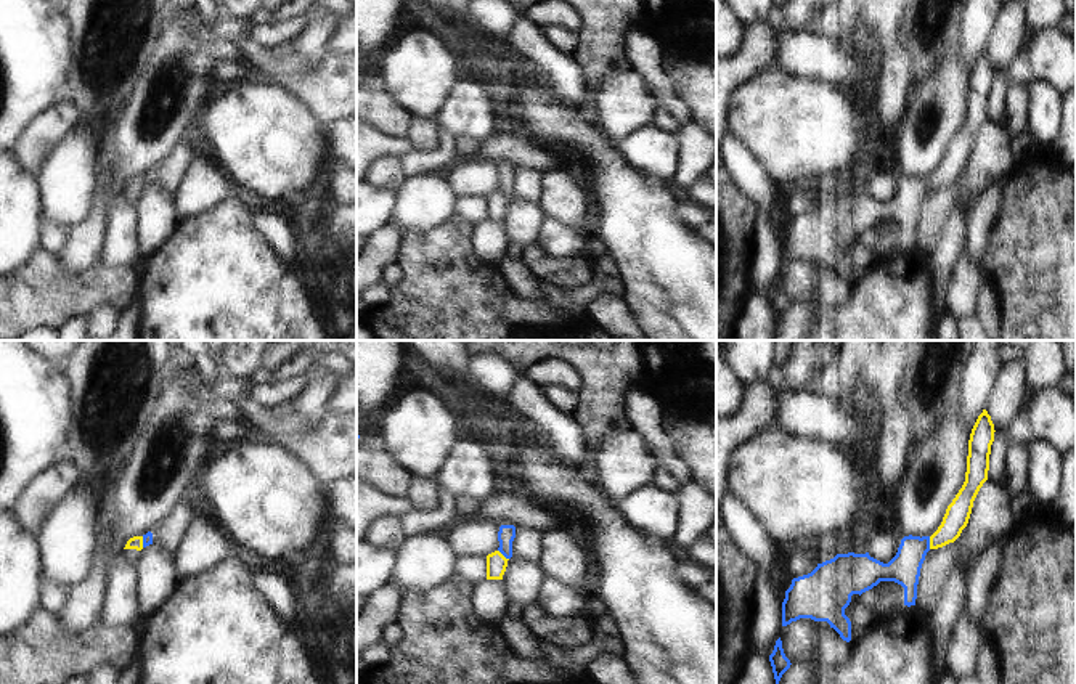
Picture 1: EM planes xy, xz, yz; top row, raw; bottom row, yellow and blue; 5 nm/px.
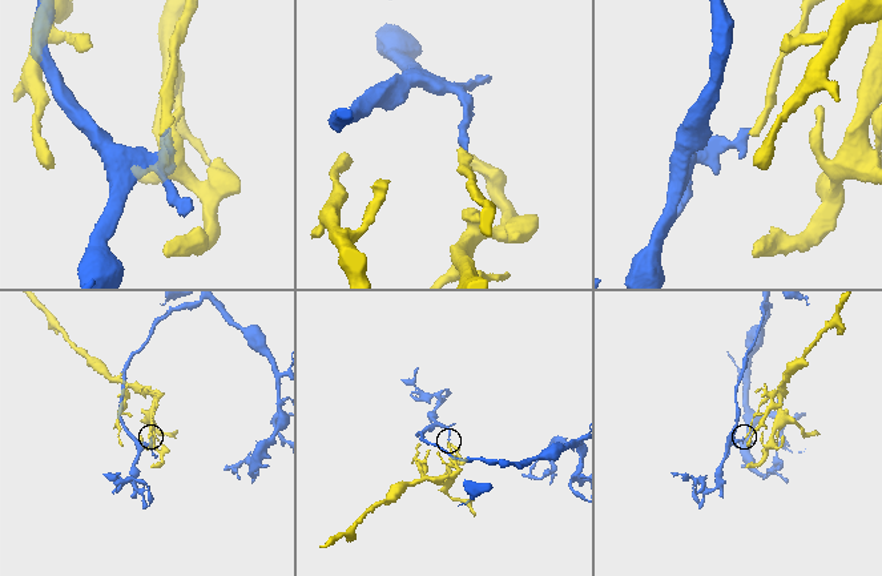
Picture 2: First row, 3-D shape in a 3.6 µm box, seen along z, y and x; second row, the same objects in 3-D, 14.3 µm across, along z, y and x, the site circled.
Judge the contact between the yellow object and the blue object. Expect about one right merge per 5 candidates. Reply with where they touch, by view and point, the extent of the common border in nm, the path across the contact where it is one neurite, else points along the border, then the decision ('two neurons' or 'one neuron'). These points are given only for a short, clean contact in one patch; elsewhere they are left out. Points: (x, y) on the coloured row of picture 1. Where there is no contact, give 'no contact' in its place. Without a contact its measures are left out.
contact yz (930, 543); length 60 nm; border yz (929, 537), (930, 548); two neurons

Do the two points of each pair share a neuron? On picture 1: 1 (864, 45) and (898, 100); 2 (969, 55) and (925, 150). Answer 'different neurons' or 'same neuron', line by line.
1: different neurons
2: different neurons

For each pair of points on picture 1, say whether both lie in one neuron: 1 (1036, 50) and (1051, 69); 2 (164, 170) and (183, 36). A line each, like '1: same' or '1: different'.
1: same
2: different

